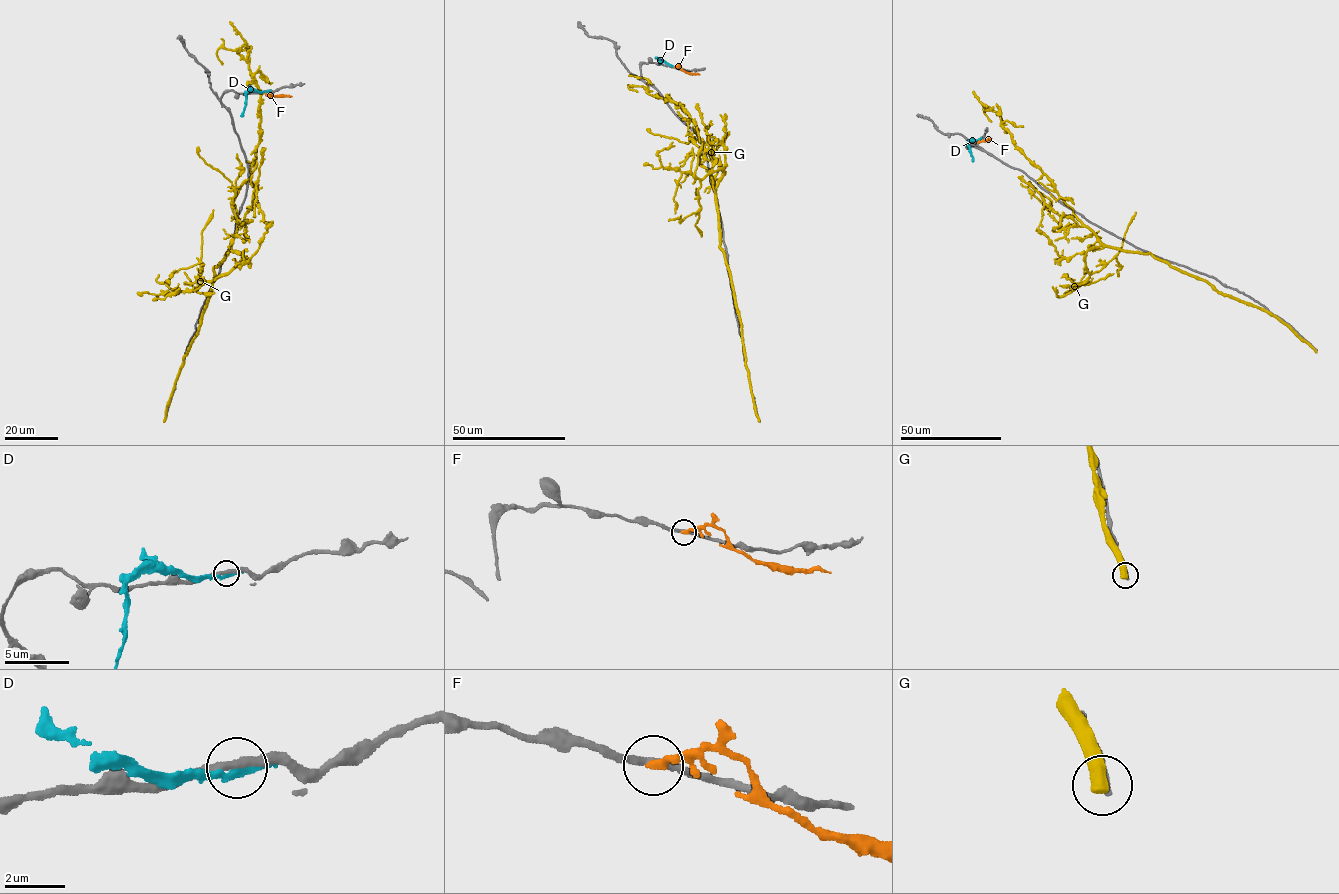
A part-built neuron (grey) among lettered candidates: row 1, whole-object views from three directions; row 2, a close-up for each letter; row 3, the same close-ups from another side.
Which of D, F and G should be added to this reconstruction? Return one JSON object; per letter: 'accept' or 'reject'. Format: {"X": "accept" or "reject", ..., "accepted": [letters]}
{"D": "reject", "F": "reject", "G": "reject", "accepted": []}

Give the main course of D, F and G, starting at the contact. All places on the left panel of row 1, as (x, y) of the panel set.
D: (266, 91), (246, 92), (241, 117)
F: (264, 91), (268, 95), (291, 96)
G: (165, 419), (214, 267), (236, 232), (234, 198), (254, 169), (262, 131), (248, 63), (220, 48), (222, 64)

